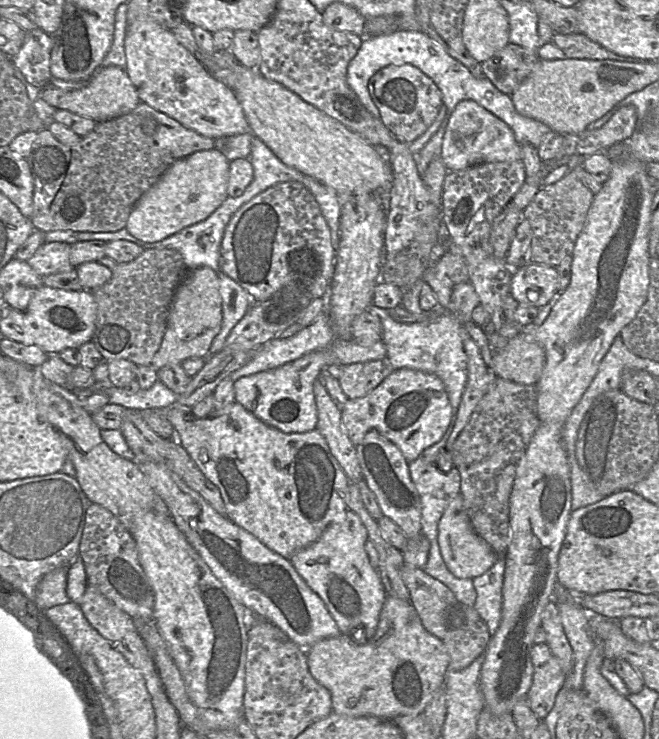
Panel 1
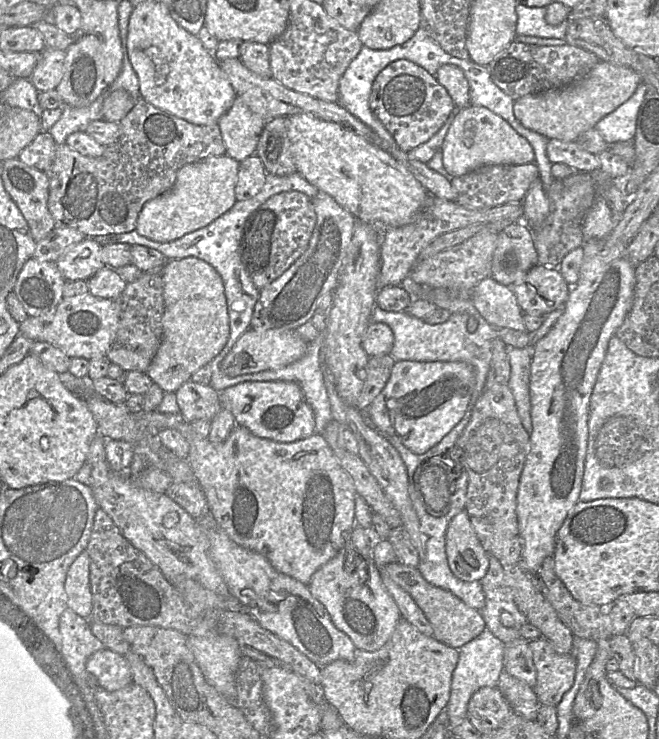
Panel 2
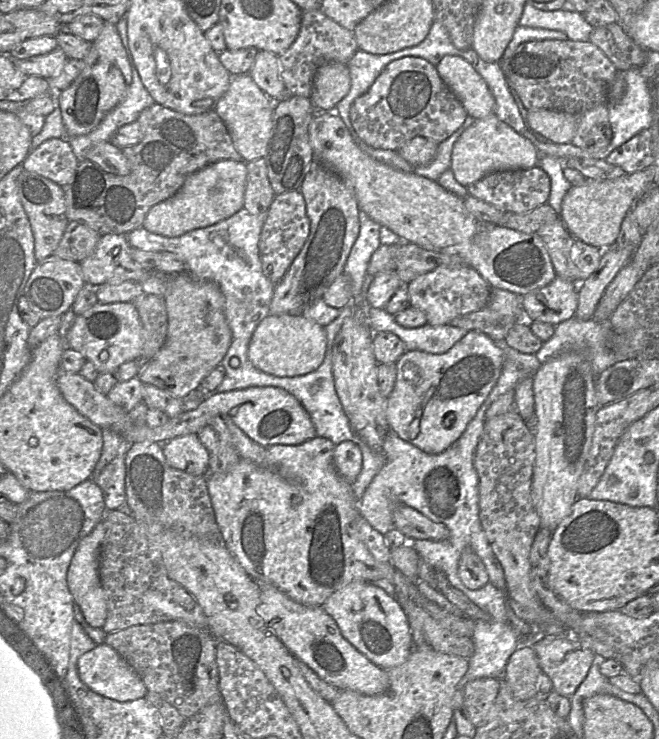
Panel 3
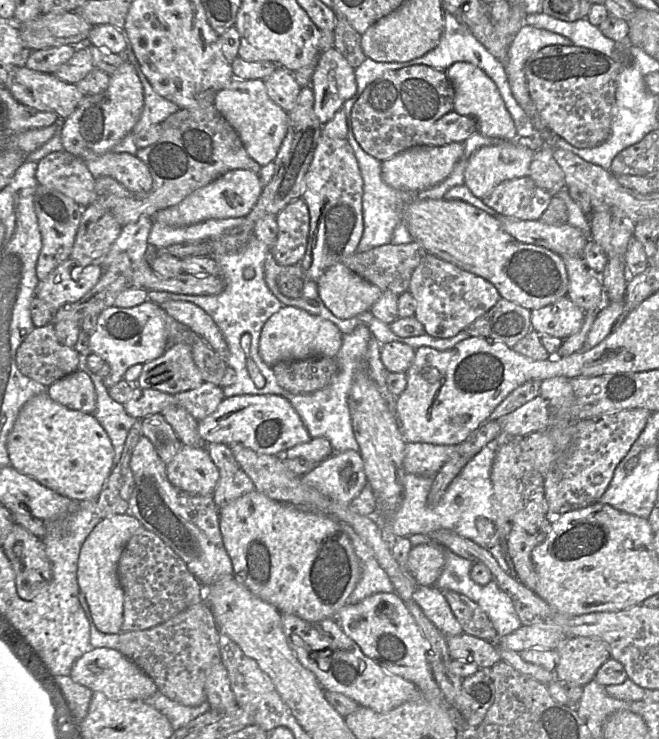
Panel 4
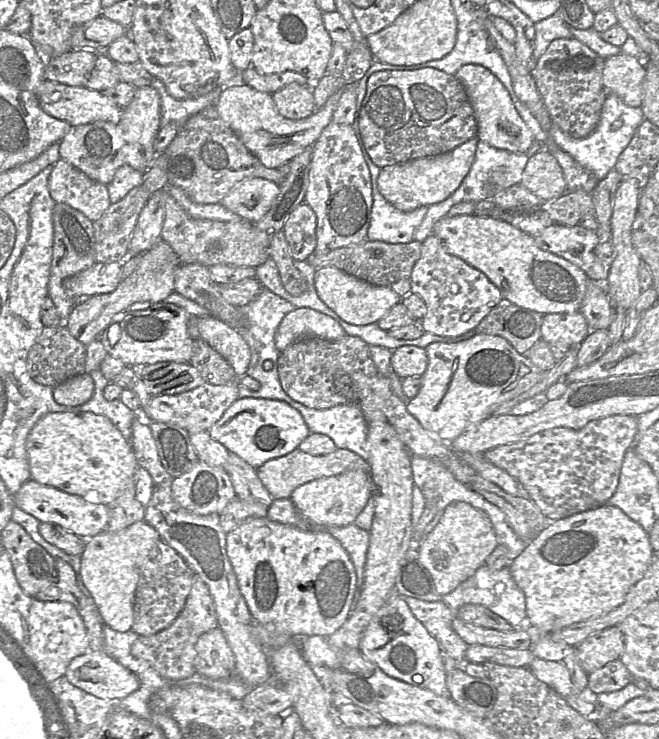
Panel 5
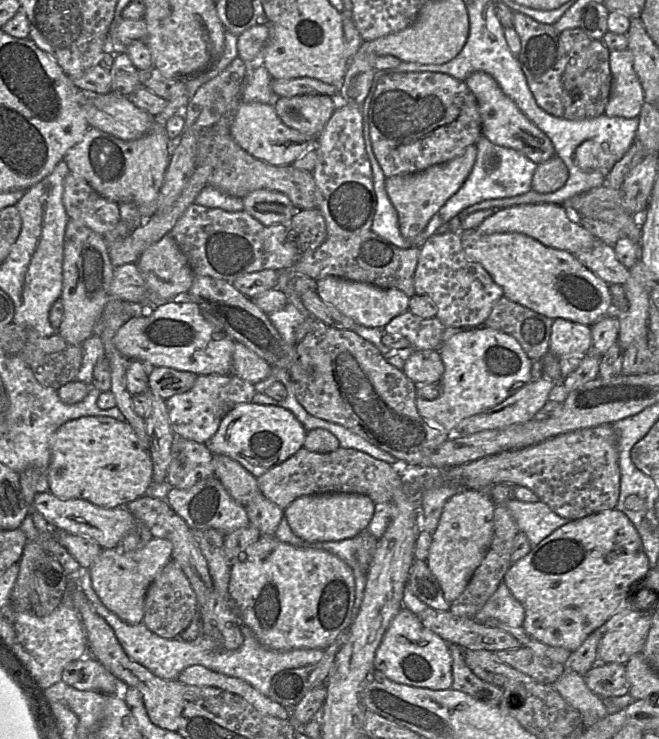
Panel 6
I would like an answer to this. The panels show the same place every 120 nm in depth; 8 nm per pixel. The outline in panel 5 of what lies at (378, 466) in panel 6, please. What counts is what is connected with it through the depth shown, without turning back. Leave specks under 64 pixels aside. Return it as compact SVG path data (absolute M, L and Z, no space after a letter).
M300 449L274 459L270 459L257 469L257 476L273 499L290 498L300 485L323 477L335 476L351 470L369 473L367 460L347 449L336 449L327 455L310 455Z

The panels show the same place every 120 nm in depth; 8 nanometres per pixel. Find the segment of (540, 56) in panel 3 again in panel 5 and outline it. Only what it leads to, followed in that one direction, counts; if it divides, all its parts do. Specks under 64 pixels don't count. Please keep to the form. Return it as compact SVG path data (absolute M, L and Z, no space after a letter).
M572 37L553 40L531 68L530 73L552 123L573 138L590 136L599 123L607 96L602 82L604 60Z

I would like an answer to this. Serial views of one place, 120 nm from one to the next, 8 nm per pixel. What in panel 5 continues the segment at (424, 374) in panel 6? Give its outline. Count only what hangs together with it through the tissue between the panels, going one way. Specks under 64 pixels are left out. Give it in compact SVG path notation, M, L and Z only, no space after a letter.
M406 345L392 351L390 363L400 379L421 377L426 371L428 357L424 348Z

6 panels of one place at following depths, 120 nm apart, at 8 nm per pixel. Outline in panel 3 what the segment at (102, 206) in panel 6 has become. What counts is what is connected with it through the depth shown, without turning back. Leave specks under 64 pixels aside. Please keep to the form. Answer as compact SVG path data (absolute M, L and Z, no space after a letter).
M51 138L30 151L21 164L25 171L63 187L73 182L78 163L67 139Z

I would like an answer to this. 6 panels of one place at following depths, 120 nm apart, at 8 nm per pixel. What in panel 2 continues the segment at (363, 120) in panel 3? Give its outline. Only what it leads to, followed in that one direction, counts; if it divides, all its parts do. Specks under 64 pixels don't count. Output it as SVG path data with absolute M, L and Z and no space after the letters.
M405 59L390 63L377 75L372 85L369 106L397 147L404 152L427 142L456 109L449 93L436 77Z

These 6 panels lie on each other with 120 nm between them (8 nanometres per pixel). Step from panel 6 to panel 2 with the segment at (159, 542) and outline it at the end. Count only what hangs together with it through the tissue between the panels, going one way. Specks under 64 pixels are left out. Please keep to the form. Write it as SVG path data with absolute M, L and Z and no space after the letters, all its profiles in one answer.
M86 549L70 565L65 579L67 606L83 618L90 619L93 611L92 591L90 585L90 557Z

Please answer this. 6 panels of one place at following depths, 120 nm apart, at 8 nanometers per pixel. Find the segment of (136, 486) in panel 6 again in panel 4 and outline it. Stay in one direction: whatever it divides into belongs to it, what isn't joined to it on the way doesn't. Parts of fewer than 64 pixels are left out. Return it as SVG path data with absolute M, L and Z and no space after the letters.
M47 392L29 399L8 435L10 465L45 487L74 500L97 498L108 478L114 457L111 440L92 415L53 401Z

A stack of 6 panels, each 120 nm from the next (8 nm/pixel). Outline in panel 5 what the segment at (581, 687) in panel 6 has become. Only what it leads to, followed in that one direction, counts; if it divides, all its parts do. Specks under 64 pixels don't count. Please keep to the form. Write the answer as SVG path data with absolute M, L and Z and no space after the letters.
M535 659L528 669L538 680L544 682L563 698L584 694L584 691L579 691L573 685L569 670L563 662Z

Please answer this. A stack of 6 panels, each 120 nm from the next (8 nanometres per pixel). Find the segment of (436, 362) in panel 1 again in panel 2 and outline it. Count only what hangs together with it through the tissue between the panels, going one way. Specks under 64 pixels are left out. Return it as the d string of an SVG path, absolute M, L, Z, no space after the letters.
M375 305L371 321L387 324L394 334L394 345L390 355L396 360L411 360L420 362L465 362L474 371L475 387L471 395L471 408L486 388L486 381L491 370L491 343L498 337L498 329L488 324L484 318L476 319L478 326L475 332L467 330L469 315L466 313L451 313L449 319L441 324L429 324L408 313L407 310L391 312Z

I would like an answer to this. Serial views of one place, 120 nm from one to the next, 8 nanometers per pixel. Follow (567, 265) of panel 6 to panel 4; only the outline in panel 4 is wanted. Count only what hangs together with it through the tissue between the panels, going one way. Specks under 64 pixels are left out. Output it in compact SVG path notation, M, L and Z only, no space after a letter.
M445 198L415 201L405 209L403 223L414 241L428 253L485 278L496 287L502 298L530 311L552 304L568 294L567 269L559 254L544 247L517 241L504 231L498 217L489 215L464 201Z

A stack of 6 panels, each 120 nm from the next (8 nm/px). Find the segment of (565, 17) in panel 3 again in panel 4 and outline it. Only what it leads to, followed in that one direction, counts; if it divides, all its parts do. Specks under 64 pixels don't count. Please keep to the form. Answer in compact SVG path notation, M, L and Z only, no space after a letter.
M545 13L527 14L525 25L560 34L575 46L596 50L612 59L616 42L606 38L596 26L581 18L573 22L556 19Z

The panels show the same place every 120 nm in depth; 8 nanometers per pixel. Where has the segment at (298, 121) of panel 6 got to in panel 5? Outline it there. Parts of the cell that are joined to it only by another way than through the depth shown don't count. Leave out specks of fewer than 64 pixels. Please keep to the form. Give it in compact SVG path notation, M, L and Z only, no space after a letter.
M297 83L289 84L273 93L278 113L290 120L303 120L316 112L313 93Z

